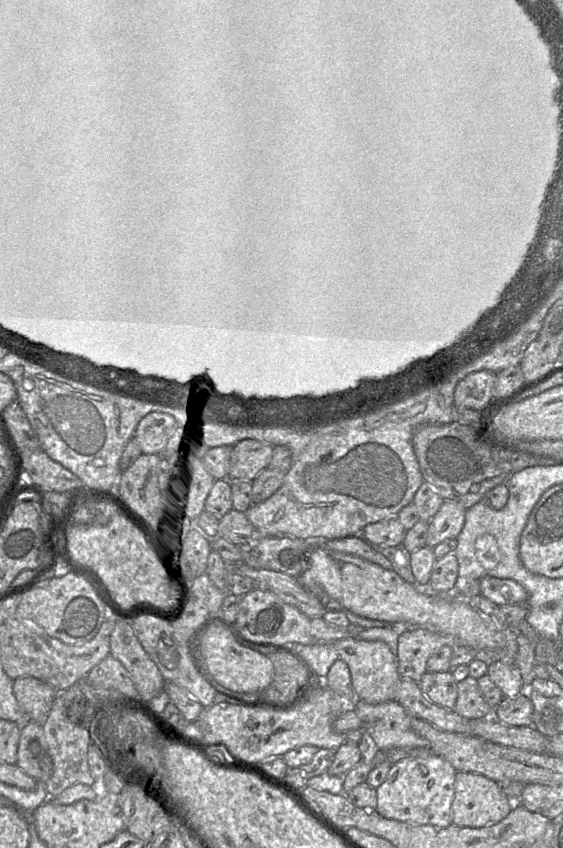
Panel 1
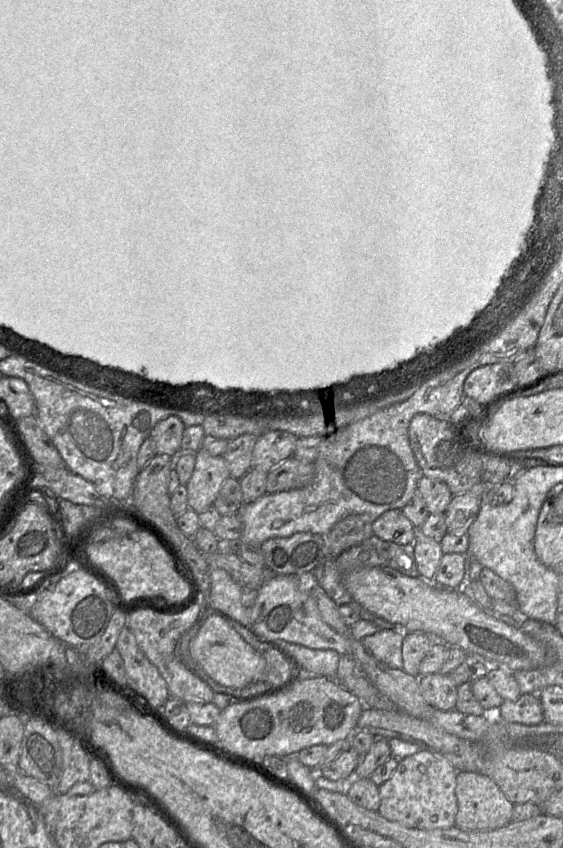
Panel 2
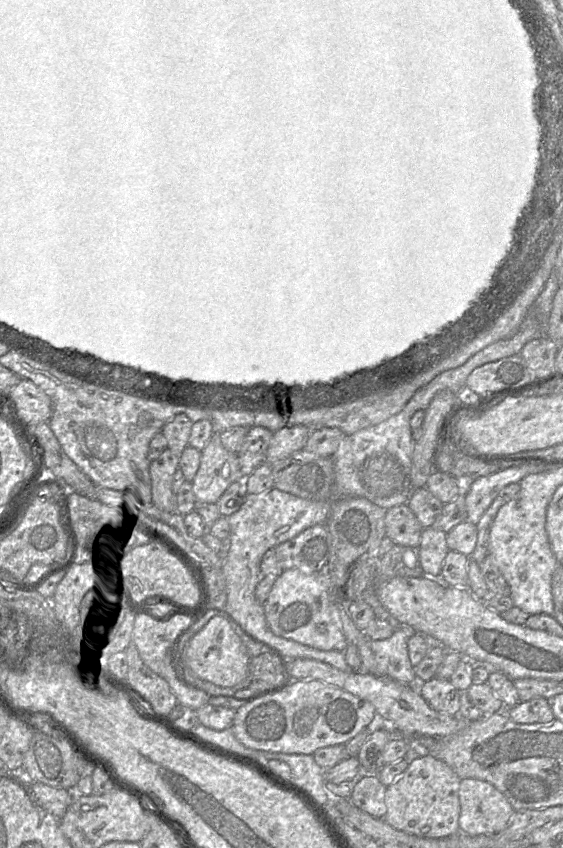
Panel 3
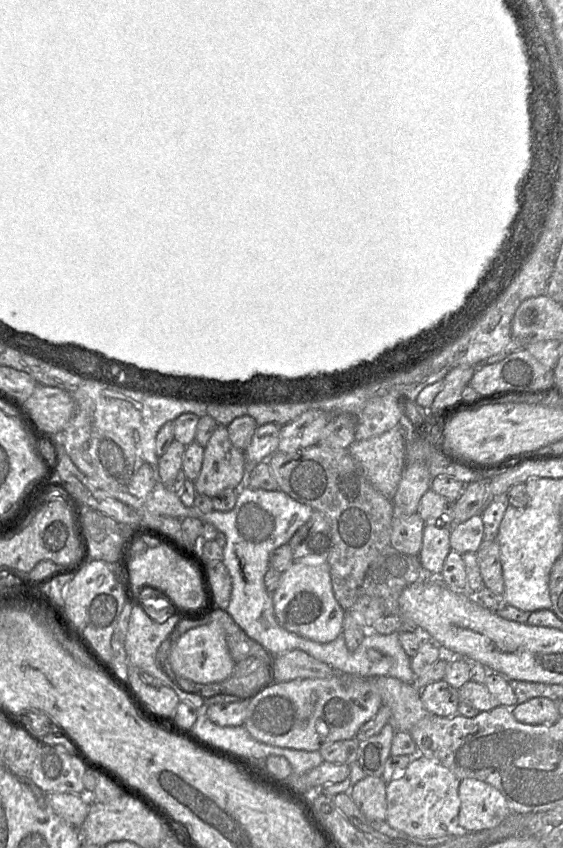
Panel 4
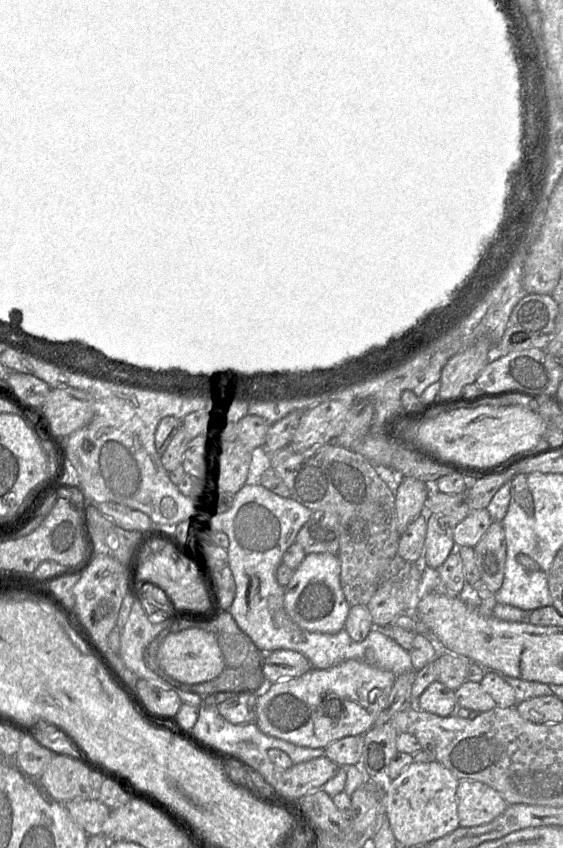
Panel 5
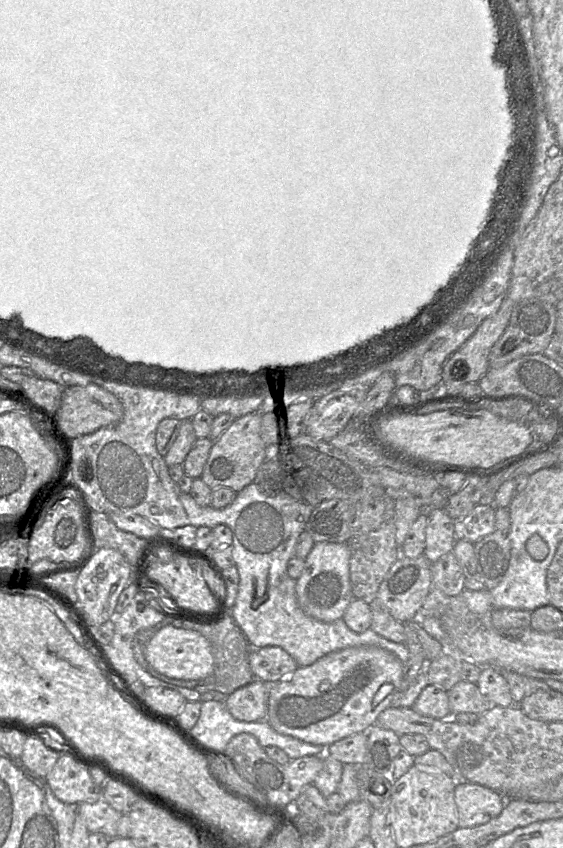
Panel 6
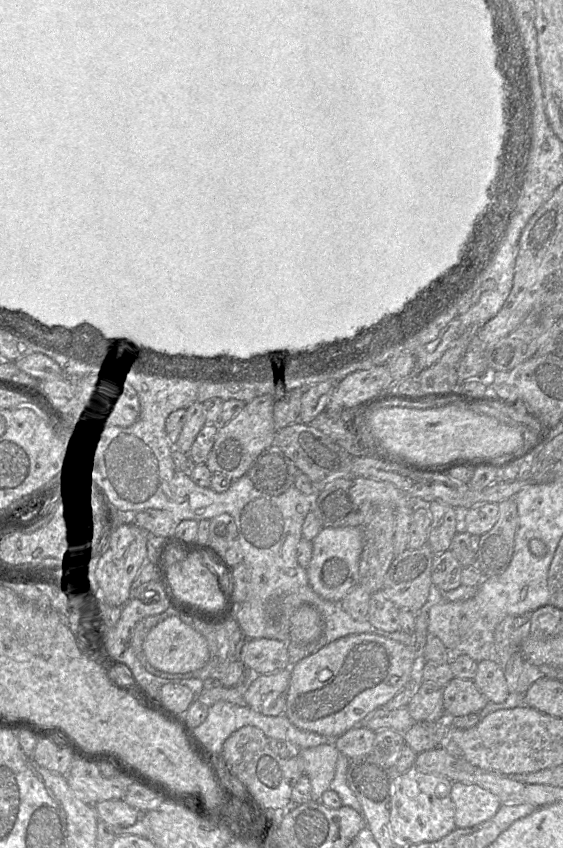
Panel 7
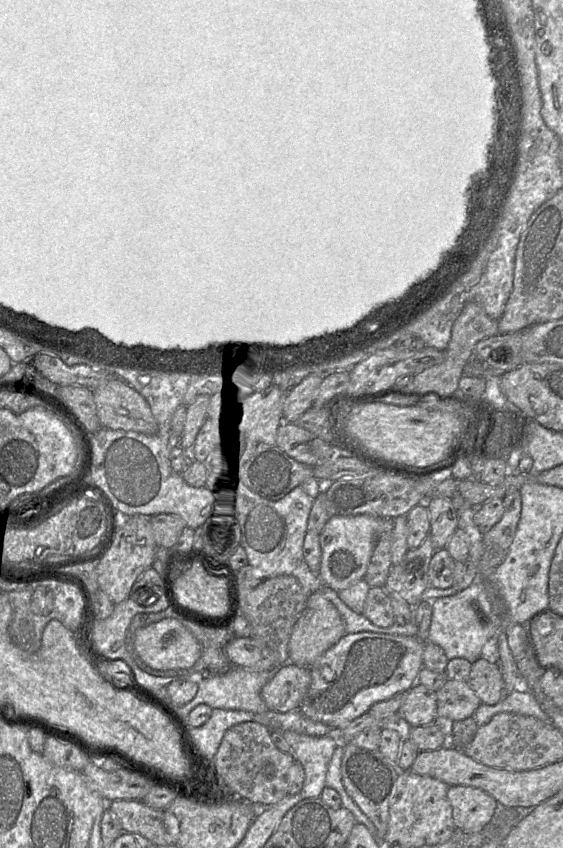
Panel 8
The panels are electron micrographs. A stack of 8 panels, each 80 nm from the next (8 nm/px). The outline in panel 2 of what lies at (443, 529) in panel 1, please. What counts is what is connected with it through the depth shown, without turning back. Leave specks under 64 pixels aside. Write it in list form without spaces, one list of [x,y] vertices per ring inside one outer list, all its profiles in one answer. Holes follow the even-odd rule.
[[[481,481],[465,493],[452,497],[445,510],[447,533],[462,535],[476,519],[485,484]]]

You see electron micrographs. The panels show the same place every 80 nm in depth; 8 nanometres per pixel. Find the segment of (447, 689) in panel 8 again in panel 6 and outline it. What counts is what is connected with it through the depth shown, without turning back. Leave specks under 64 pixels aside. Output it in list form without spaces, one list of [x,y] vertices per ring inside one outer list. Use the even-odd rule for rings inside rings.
[[[464,680],[449,689],[447,695],[452,713],[472,712],[481,715],[496,705],[480,692],[476,683]]]

